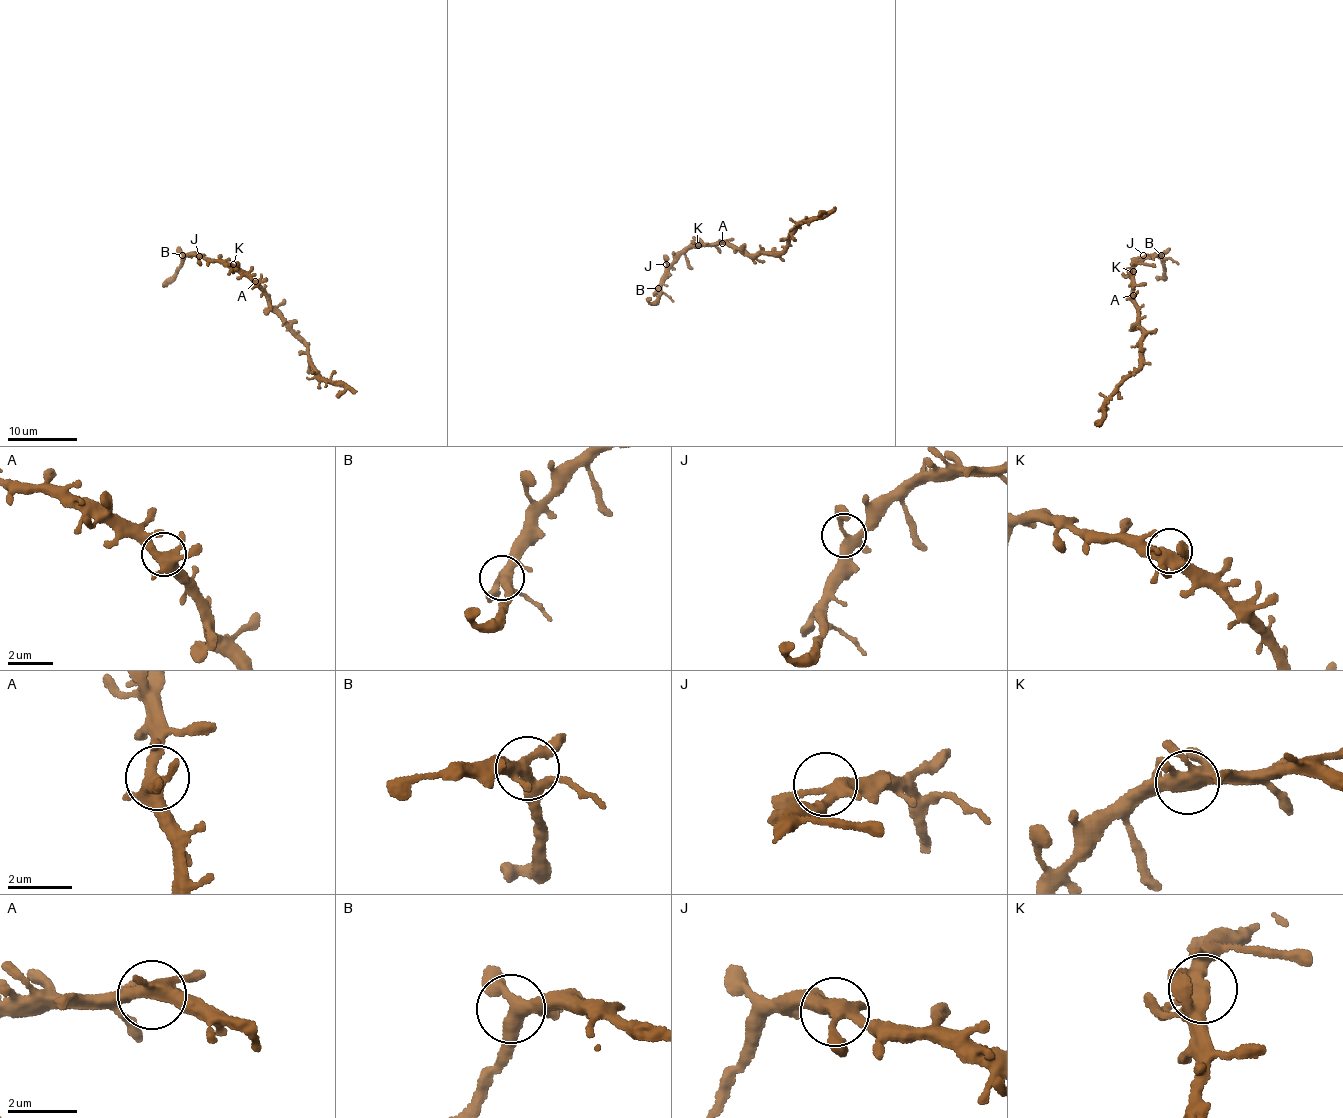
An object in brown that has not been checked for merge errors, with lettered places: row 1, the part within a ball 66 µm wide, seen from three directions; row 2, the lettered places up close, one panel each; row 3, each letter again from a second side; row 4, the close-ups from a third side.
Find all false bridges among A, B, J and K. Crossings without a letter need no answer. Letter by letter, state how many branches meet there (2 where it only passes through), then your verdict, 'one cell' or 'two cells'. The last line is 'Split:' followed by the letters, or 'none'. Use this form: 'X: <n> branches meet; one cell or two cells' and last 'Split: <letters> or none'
A: 5 branches meet; one cell
B: 5 branches meet; one cell
J: 4 branches meet; one cell
K: 5 branches meet; one cell
Split: none

